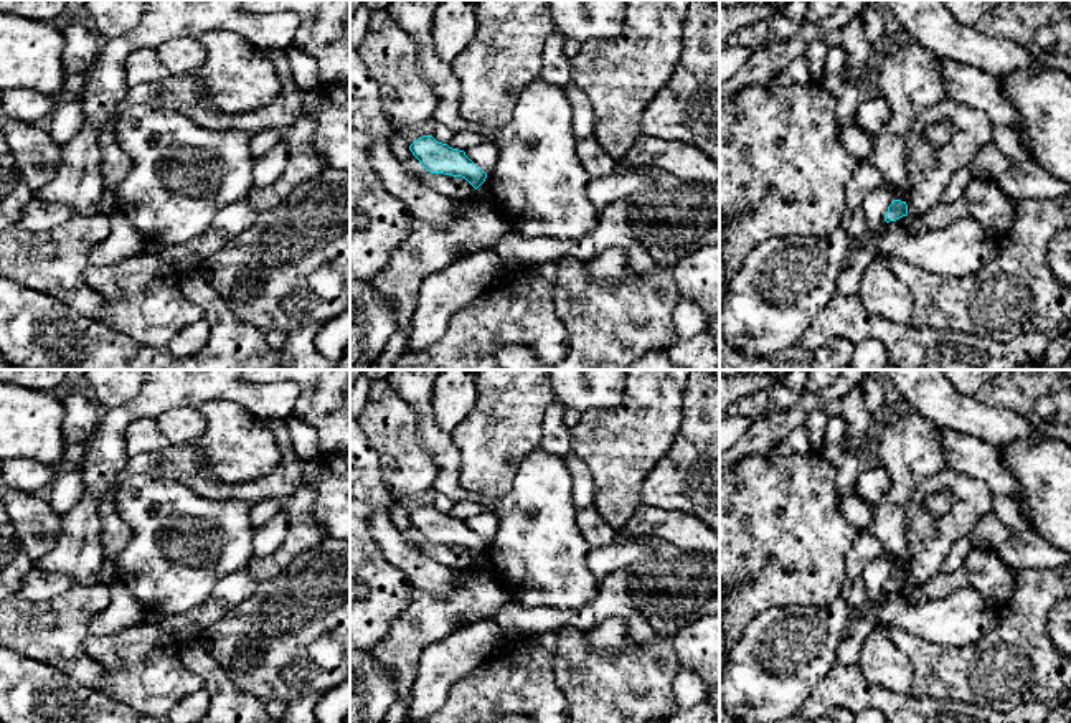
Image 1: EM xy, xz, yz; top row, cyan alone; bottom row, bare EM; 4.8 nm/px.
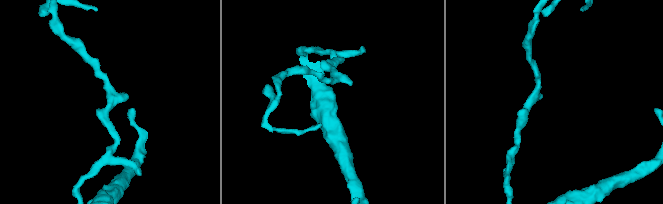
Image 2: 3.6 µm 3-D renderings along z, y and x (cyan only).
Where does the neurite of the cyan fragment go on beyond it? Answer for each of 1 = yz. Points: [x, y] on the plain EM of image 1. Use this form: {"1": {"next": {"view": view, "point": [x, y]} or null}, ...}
{"1": {"next": null}}

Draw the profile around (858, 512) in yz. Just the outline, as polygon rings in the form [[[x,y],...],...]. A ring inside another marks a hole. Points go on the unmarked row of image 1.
[[[856,494],[840,500],[843,517],[855,528],[866,528],[873,520],[873,503],[861,500]]]

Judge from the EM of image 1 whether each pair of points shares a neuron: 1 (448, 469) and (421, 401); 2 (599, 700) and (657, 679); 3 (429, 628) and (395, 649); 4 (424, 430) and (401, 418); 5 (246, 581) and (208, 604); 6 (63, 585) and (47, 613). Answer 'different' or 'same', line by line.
1: same
2: same
3: same
4: different
5: same
6: different

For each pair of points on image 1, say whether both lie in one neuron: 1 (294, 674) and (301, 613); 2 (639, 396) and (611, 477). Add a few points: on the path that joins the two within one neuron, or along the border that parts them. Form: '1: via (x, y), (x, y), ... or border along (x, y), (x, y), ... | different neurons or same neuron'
1: via (294, 659), (294, 628) | same neuron
2: via (634, 416), (634, 434), (619, 449), (619, 458) | same neuron

